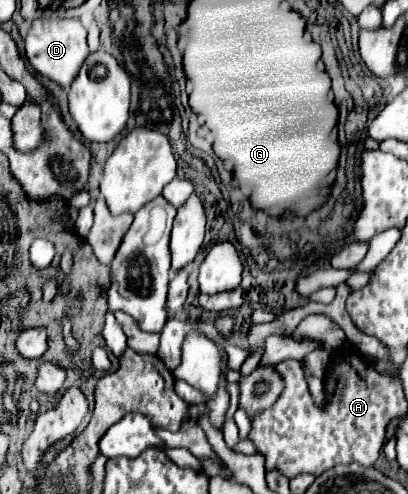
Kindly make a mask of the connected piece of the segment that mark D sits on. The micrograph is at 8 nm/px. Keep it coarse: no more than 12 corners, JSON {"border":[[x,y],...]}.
{"border":[[77,18],[35,20],[29,64],[69,88],[87,58]]}

